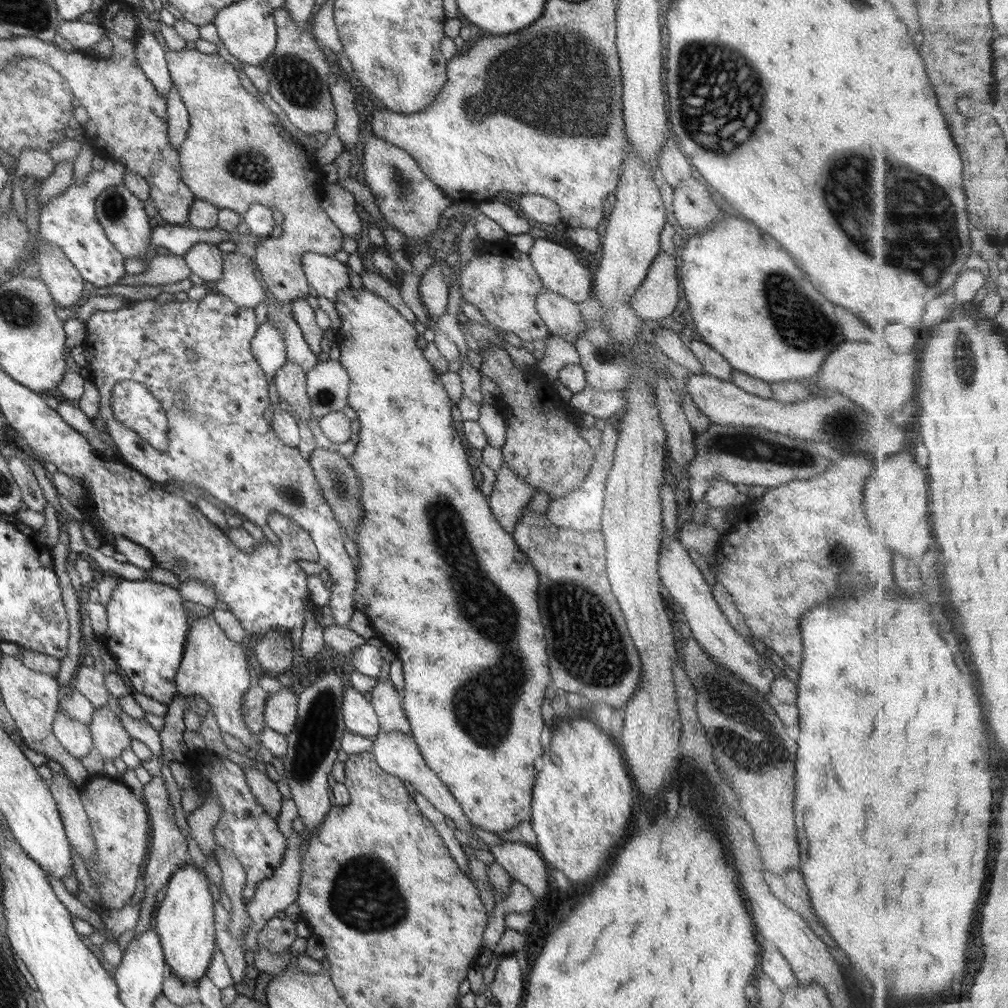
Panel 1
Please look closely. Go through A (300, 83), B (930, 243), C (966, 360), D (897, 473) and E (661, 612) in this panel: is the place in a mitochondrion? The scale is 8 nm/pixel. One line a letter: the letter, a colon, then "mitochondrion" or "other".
A: mitochondrion
B: mitochondrion
C: mitochondrion
D: other
E: other

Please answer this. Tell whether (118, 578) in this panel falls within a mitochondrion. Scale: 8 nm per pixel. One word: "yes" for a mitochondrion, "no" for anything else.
no

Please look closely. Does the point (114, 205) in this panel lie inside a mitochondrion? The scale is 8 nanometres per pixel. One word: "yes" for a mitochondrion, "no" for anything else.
yes

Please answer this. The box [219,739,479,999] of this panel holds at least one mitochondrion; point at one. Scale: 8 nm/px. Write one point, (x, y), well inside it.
(366, 879)

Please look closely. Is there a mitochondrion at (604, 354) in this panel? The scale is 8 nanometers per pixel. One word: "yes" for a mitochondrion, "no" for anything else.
yes

